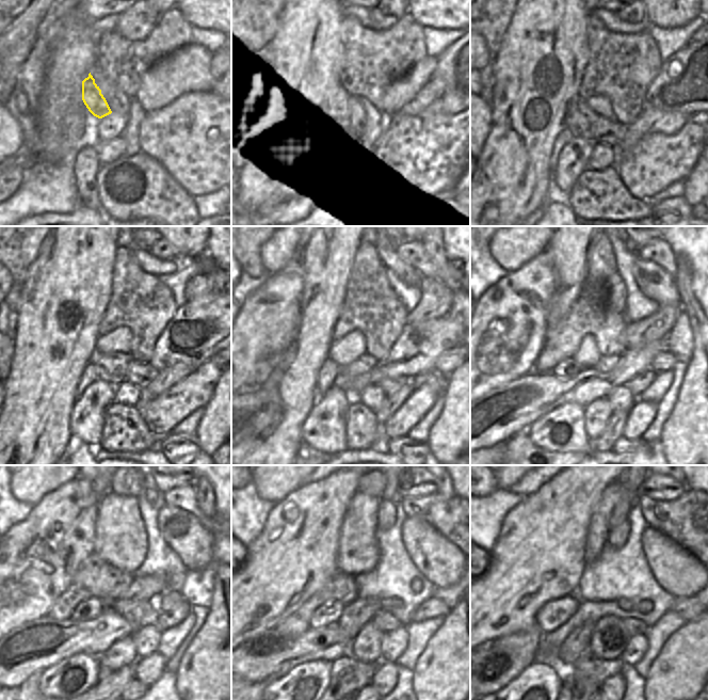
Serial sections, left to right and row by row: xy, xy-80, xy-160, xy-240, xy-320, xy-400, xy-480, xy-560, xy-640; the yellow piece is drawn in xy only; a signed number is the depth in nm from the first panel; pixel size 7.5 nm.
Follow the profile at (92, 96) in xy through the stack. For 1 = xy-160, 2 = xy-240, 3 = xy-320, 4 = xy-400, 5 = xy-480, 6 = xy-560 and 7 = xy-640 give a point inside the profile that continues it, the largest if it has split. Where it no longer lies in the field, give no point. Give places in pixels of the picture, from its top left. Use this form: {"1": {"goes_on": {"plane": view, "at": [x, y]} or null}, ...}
{"1": {"goes_on": {"plane": "xy-160", "at": [581, 123]}}, "2": {"goes_on": {"plane": "xy-240", "at": [111, 367]}}, "3": {"goes_on": {"plane": "xy-320", "at": [365, 363]}}, "4": {"goes_on": {"plane": "xy-400", "at": [606, 364]}}, "5": {"goes_on": {"plane": "xy-480", "at": [139, 614]}}, "6": {"goes_on": {"plane": "xy-560", "at": [383, 620]}}, "7": {"goes_on": {"plane": "xy-640", "at": [634, 626]}}}

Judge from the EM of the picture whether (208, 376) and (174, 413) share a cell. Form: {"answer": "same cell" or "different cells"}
{"answer": "same cell"}

